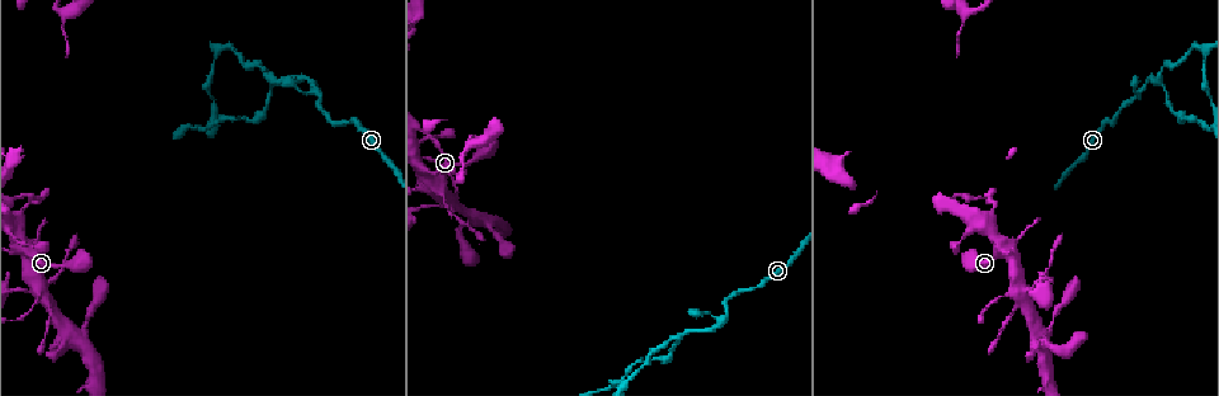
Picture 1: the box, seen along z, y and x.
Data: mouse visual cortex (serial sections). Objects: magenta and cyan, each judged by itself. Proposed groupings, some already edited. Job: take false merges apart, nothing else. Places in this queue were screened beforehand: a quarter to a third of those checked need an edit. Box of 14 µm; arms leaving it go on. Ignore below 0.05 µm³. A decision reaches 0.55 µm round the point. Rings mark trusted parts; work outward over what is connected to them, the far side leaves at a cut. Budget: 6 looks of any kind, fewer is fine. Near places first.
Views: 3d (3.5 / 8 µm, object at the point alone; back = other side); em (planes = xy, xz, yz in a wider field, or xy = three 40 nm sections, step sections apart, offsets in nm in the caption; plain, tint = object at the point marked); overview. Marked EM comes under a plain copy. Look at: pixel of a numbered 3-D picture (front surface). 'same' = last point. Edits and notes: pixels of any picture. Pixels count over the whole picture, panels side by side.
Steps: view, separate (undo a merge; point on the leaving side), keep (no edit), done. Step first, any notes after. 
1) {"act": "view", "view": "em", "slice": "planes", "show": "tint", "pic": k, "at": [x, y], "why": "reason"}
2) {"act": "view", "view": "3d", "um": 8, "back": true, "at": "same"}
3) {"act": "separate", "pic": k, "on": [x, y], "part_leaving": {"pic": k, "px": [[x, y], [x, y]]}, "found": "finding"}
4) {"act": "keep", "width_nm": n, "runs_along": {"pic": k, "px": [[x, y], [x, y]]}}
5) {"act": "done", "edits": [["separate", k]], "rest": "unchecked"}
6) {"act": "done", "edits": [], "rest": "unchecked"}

{"act": "view", "view": "3d", "um": 3.5, "pic": 1, "at": [1156, 80], "why": "a fork"}

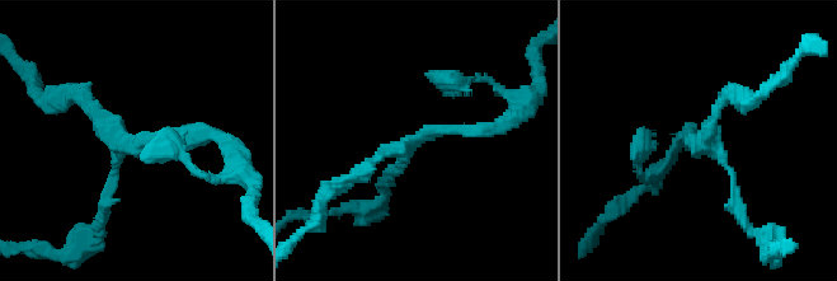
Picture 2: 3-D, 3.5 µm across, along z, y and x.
{"act": "view", "view": "em", "slice": "xy", "step": 5, "show": "tint", "pic": 2, "at": [409, 145], "arms": 3, "arm_widths_nm": [100, 150, 150]}

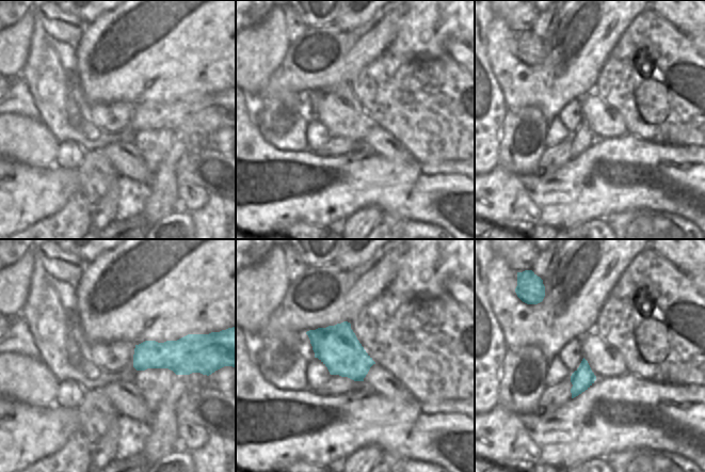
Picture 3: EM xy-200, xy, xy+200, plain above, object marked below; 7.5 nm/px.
{"act": "keep", "runs_along": {"pic": 2, "px": [[484, 130], [426, 132], [352, 178]]}, "found": "all the same cell"}

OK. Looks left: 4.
{"act": "view", "view": "3d", "um": 3.5, "back": true, "pic": 1, "at": [629, 377], "why": "thin neck"}

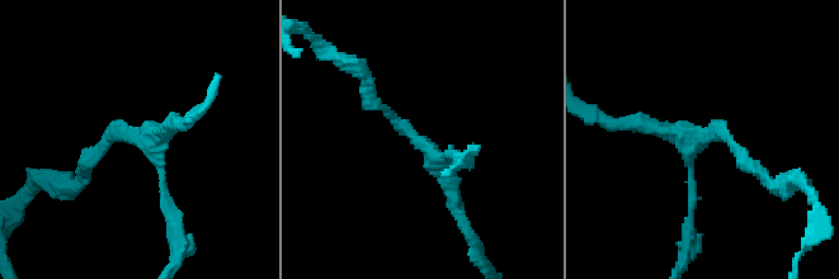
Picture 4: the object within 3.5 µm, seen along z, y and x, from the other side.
{"act": "view", "view": "em", "slice": "xy", "step": 1, "show": "tint", "pic": 4, "at": [138, 136], "why": "now the EM"}

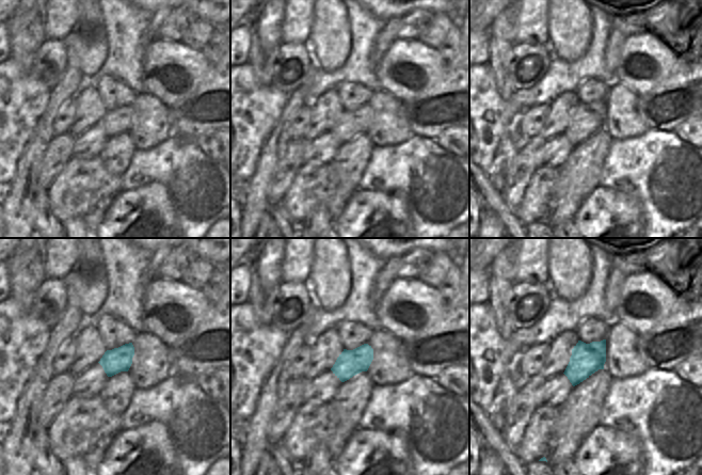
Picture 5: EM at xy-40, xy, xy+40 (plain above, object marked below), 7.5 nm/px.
{"act": "keep", "runs_along": {"pic": 4, "px": [[369, 98], [432, 154], [451, 154]]}, "found": "continuous, no second cell"}

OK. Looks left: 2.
{"act": "view", "view": "3d", "um": 3.5, "back": true, "pic": 1, "at": [46, 295], "why": "narrows sharply"}

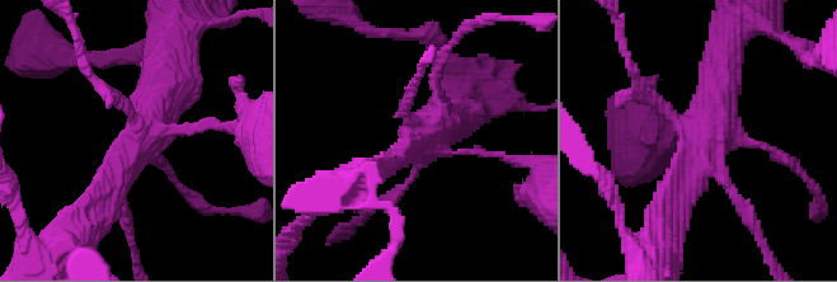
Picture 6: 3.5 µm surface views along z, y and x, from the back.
{"act": "view", "view": "em", "slice": "xy", "step": 5, "show": "tint", "pic": 6, "at": [704, 145]}

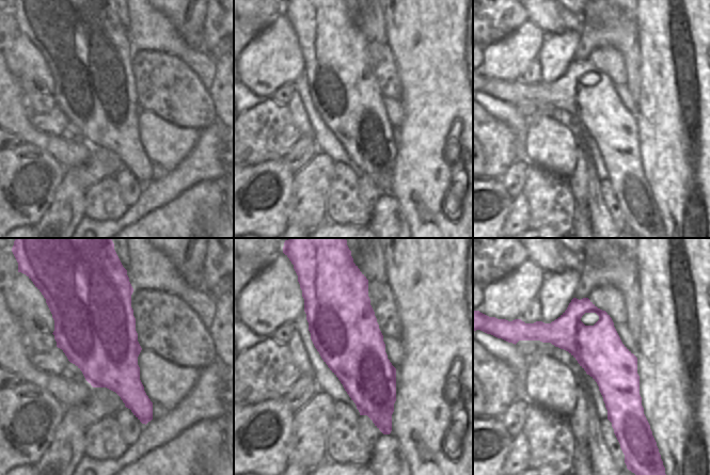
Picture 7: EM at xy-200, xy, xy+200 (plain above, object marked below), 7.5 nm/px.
{"act": "keep", "runs_along": {"pic": 6, "px": [[170, 50], [150, 125], [111, 198]]}, "found": "one cell here"}

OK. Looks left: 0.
{"act": "done", "edits": [], "rest": "unchecked"}

